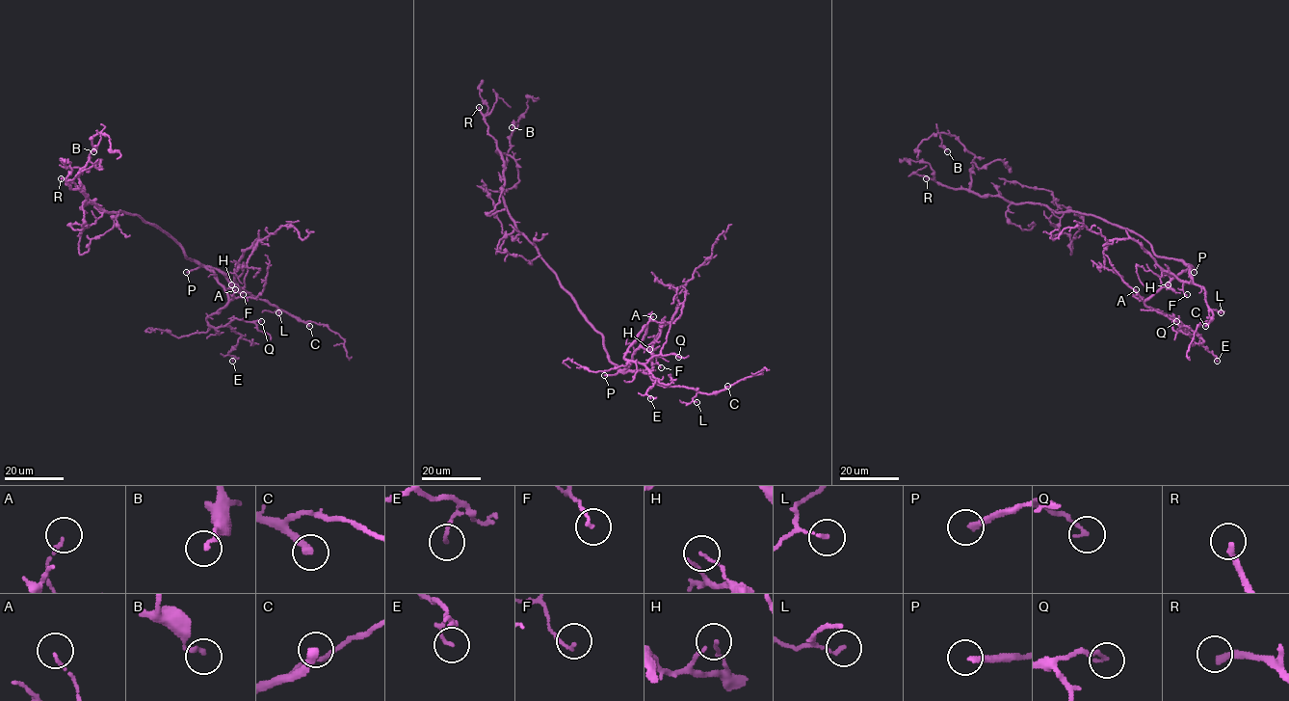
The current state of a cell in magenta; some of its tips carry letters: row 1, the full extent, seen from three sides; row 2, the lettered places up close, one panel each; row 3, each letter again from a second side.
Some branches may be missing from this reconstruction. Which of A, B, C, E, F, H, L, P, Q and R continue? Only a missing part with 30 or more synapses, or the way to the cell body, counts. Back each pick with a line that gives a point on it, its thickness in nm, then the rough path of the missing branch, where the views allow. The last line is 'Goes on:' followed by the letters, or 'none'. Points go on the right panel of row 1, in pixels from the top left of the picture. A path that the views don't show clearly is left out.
C: at (1205, 326); 360 nm thick; missing branch runs (1205, 326), (1190, 330), (1159, 328), (1184, 363)
P: at (1194, 272); 220 nm thick; missing branch runs (1194, 272), (1186, 287), (1210, 261), (1216, 232), (1185, 155), (1183, 132), (1187, 128)
R: at (926, 178); 240 nm thick; missing branch runs (926, 178), (900, 172), (881, 159), (859, 161), (842, 158)
Goes on: C, P, R

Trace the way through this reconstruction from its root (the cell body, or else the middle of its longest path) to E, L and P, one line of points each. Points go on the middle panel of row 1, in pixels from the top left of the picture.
E: (578, 308), (621, 369), (645, 326), (624, 358), (658, 379), (646, 392), (650, 398)
L: (578, 308), (603, 337), (608, 358), (620, 369), (645, 372), (664, 386), (693, 388), (697, 402)
P: (578, 308), (587, 322), (603, 337), (608, 358), (618, 368), (615, 374), (604, 375)

